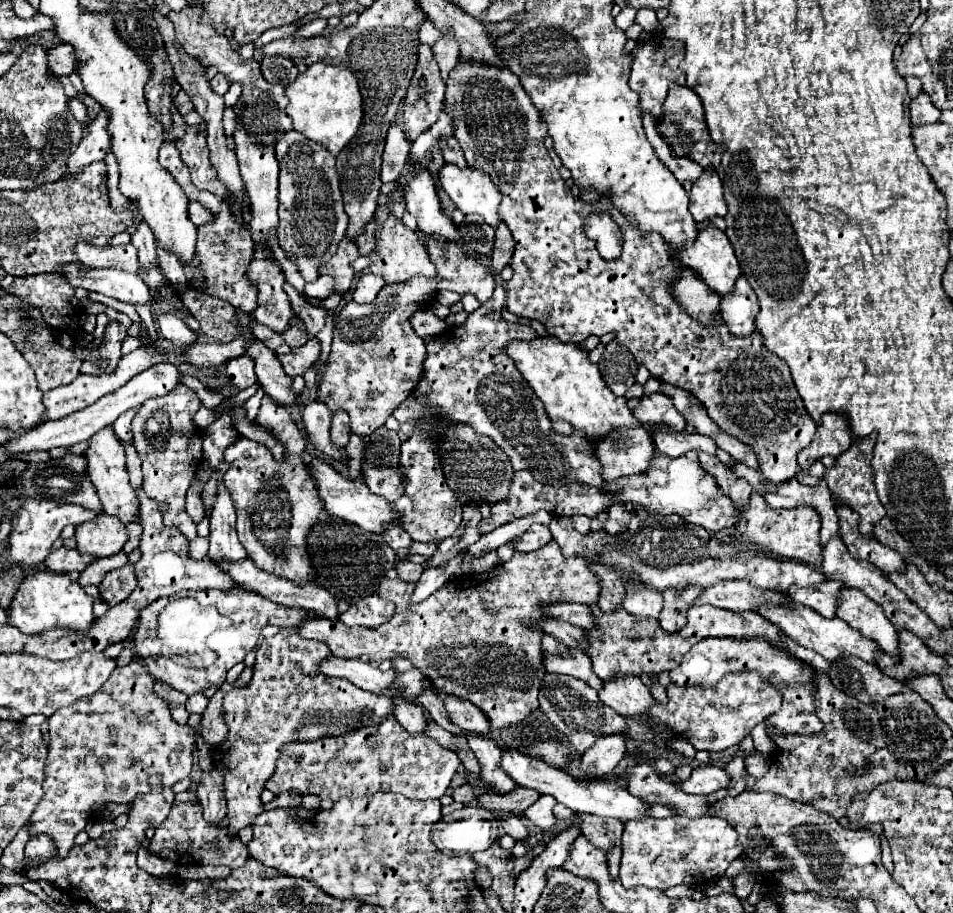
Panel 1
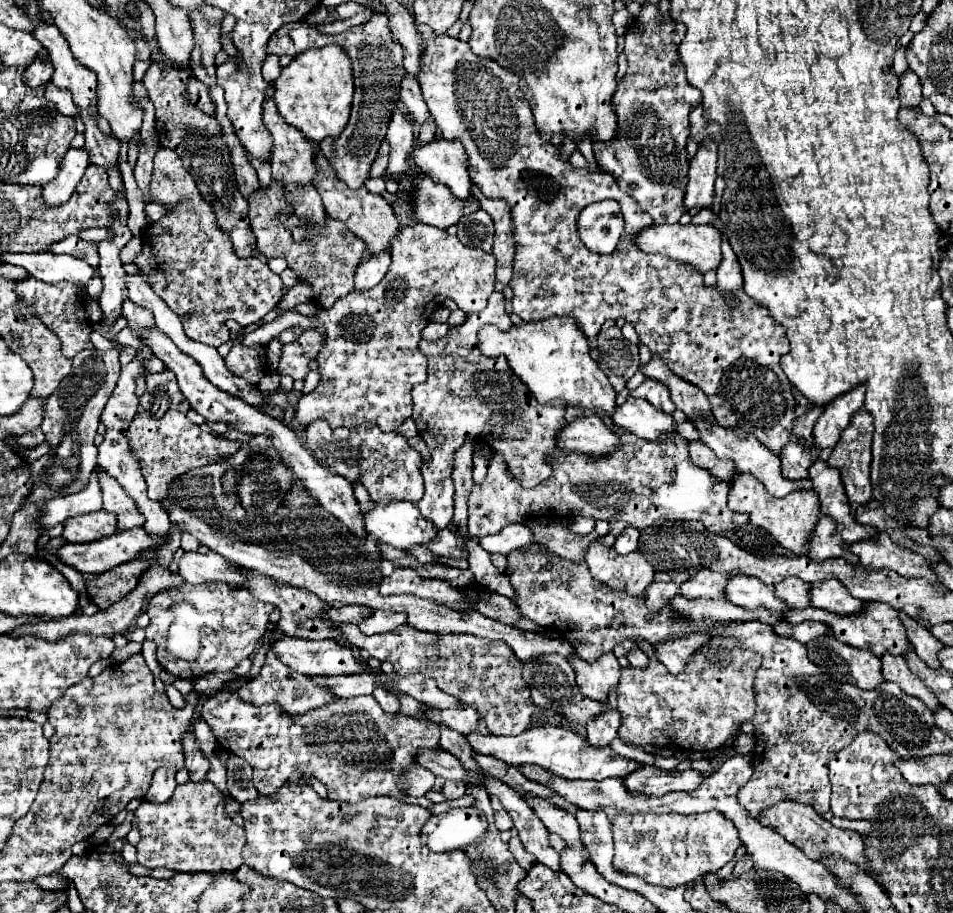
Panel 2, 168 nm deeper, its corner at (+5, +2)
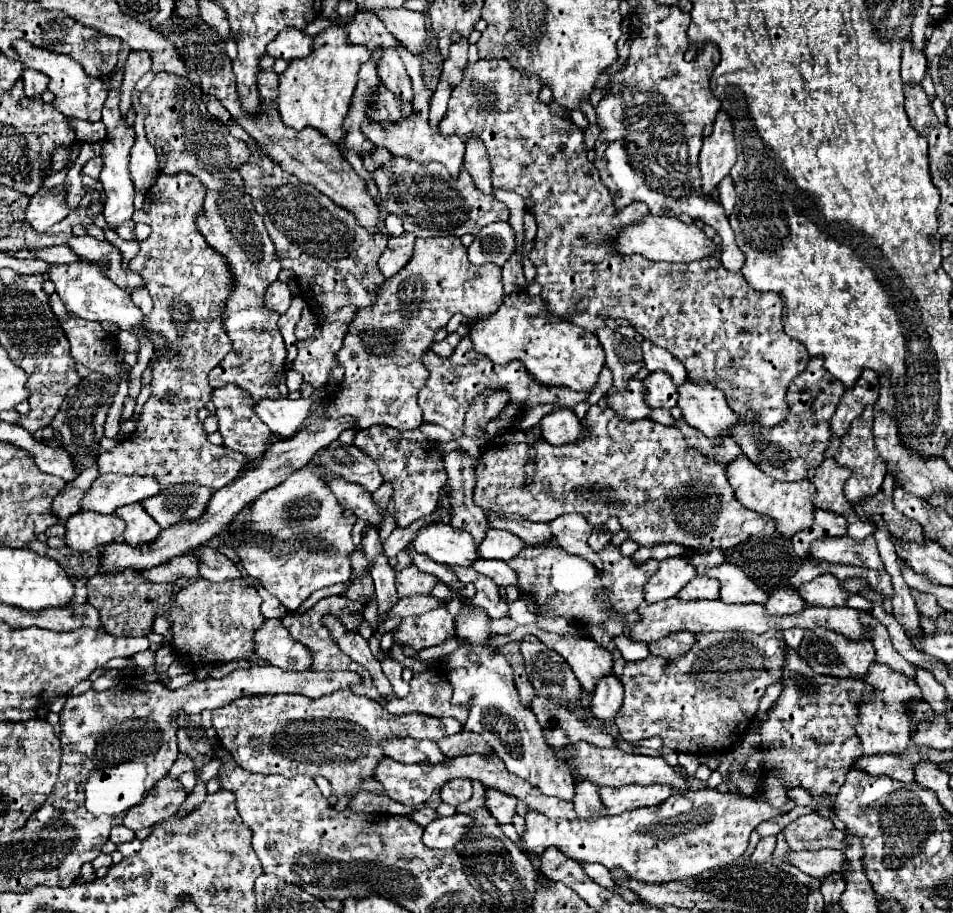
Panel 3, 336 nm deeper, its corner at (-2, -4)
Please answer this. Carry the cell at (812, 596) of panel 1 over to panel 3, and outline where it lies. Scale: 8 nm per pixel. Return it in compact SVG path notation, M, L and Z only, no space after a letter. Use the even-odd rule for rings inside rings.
M778 589L764 603L766 615L792 615L804 609L804 599L800 599L796 589Z

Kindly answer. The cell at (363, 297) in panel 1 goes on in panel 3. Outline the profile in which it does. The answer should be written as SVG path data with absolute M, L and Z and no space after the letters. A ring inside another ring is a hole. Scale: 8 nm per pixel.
M402 233L400 237L388 239L388 247L382 253L382 257L378 259L378 267L386 279L396 275L412 259L414 241L416 241L416 235L412 235L412 233Z

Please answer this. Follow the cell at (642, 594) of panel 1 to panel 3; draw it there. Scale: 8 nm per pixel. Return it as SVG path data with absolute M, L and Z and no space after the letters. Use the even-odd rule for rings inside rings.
M608 543L598 555L604 561L602 587L612 595L612 609L616 613L638 609L644 601L644 585L656 573L658 561L648 559L646 563L634 563L632 557L622 555L612 543Z

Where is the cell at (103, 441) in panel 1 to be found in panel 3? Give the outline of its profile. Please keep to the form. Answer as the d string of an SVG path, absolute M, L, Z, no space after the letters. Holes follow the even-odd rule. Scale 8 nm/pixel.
M140 503L124 505L124 507L116 509L116 515L126 521L124 541L132 547L154 543L162 531L160 527L156 527L156 523L152 523L150 515L144 515L144 509L140 507Z

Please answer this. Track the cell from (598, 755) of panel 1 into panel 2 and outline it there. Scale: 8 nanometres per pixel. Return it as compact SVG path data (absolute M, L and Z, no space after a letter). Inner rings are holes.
M605 705L605 713L601 713L601 717L595 717L595 719L589 721L589 725L587 725L589 745L607 747L607 745L617 737L619 725L621 725L621 721L619 721L617 709L609 709L609 707Z

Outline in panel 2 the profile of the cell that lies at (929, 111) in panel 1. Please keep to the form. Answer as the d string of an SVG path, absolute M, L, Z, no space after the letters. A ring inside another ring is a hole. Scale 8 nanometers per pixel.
M907 71L899 77L899 99L903 107L919 107L921 103L921 81L913 71Z

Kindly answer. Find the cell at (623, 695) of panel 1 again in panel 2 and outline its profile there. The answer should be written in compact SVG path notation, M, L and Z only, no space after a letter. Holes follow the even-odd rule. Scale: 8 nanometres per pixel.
M605 653L601 661L589 665L581 661L577 655L573 655L569 657L569 663L577 673L577 687L581 689L581 693L599 703L607 703L609 691L617 689L621 677L621 665L617 657L613 653Z

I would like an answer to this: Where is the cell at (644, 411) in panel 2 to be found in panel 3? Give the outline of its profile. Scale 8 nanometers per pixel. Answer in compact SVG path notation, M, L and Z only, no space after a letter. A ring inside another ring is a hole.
M628 379L626 389L618 391L618 389L610 389L606 393L608 405L618 413L624 415L630 421L636 419L644 419L648 417L648 405L644 403L644 383L640 379Z

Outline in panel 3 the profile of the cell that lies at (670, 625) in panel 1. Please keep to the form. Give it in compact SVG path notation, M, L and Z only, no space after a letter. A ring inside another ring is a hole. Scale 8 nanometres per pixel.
M672 557L668 561L660 561L660 569L644 585L644 599L648 603L656 603L656 601L676 597L678 591L694 575L696 575L694 565L684 557Z

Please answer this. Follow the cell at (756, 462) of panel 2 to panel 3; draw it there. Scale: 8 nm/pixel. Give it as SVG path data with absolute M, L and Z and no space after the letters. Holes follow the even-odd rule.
M686 379L678 387L678 395L684 419L710 439L716 435L728 437L730 427L738 423L738 415L728 407L724 393L710 383L700 385Z

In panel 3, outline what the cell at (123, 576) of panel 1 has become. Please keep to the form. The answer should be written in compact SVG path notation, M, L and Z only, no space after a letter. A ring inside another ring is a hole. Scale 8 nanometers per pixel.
M134 569L116 571L112 575L100 573L86 581L88 587L88 603L94 605L100 611L102 627L110 635L148 635L152 633L154 617L160 611L160 607L168 605L172 599L174 585L168 583L150 583L142 575L138 575ZM170 589L170 595L168 595Z

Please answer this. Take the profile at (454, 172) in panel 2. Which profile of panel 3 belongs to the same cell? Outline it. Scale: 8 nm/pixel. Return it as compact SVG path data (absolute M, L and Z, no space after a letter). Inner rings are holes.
M396 47L396 51L400 53L406 71L412 79L412 89L416 89L416 93L420 93L420 97L414 97L412 107L414 111L408 117L398 119L396 123L388 123L388 121L372 121L372 119L364 119L360 125L360 131L374 143L374 145L384 145L392 155L400 155L400 157L408 157L414 161L438 161L442 165L448 167L448 171L452 175L458 175L458 169L462 165L462 157L464 157L464 141L458 137L444 137L438 131L430 129L428 123L428 111L430 111L430 101L434 91L426 87L424 79L422 79L422 65L428 65L428 59L420 59L416 55L412 55L410 51L406 51L404 47ZM418 105L418 107L416 107Z

